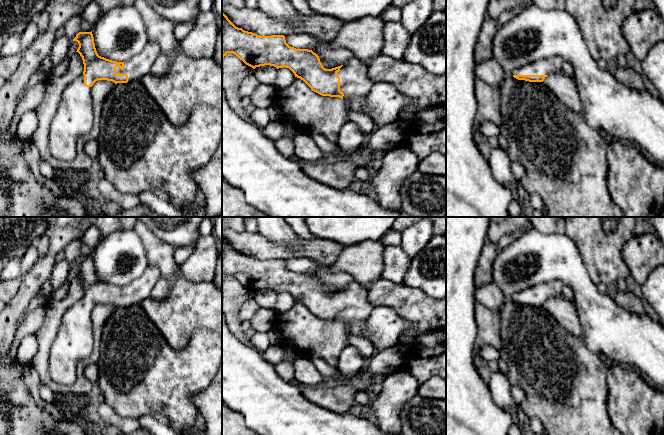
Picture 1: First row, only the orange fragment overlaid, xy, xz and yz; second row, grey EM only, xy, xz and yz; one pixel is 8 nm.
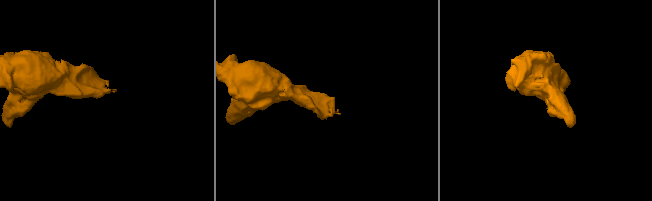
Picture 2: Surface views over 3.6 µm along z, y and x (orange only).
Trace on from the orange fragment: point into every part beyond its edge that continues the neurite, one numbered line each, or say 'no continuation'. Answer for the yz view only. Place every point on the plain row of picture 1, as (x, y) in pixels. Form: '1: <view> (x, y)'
1: yz (545, 290)

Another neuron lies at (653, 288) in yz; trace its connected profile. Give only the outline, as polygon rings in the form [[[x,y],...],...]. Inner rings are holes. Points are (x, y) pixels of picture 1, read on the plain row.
[[[664,265],[655,268],[641,285],[642,293],[664,326]]]

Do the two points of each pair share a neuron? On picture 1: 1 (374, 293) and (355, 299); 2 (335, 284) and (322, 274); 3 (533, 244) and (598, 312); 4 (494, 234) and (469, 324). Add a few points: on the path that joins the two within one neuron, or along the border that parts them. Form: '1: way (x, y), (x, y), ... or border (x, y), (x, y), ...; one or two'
1: border (367, 290), (368, 301), (374, 307); two
2: way (332, 281), (325, 276); one
3: way (551, 257), (587, 294); one
4: border (489, 227), (486, 237); two

